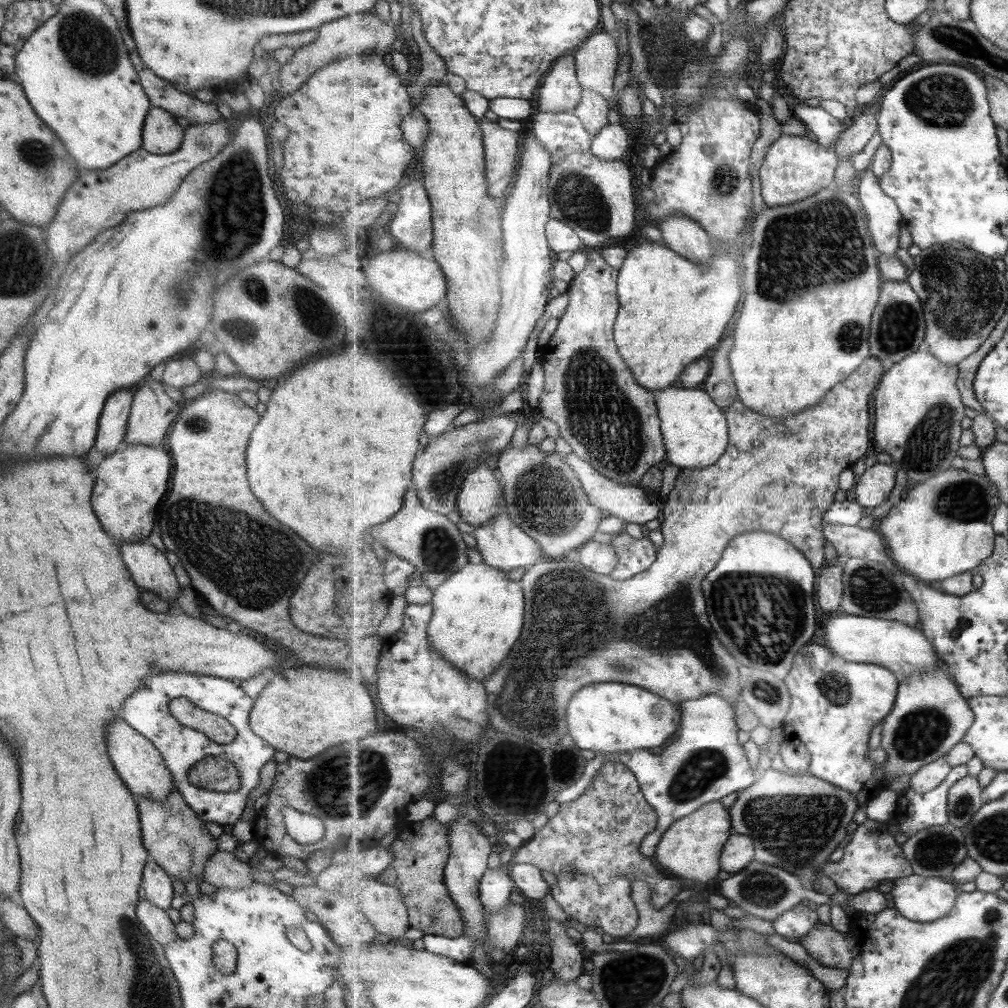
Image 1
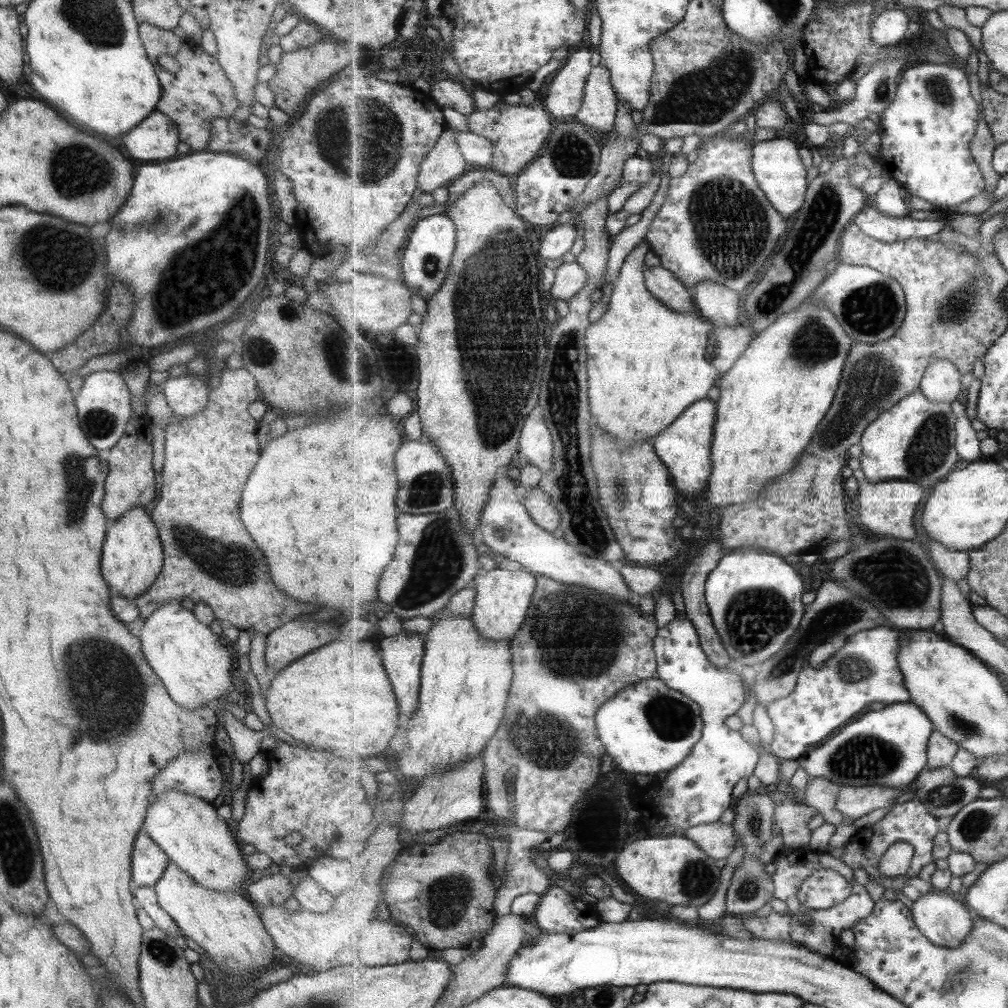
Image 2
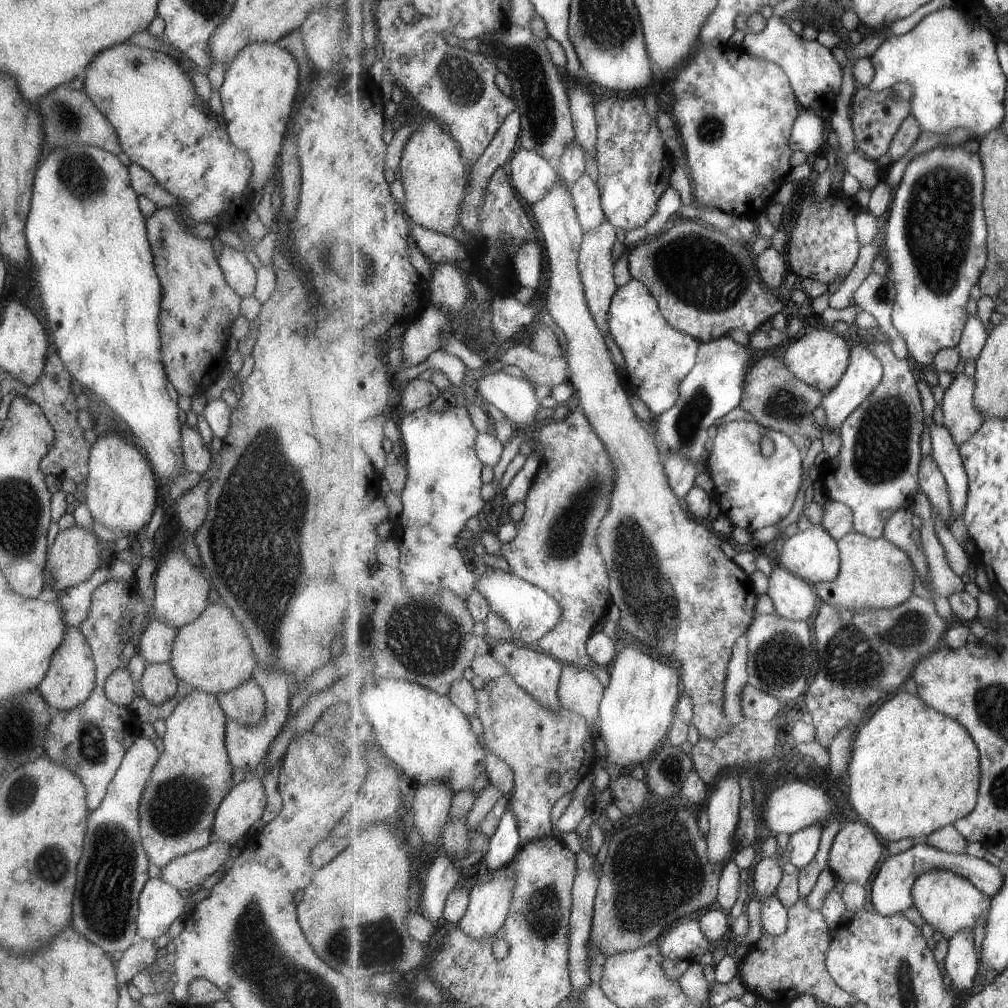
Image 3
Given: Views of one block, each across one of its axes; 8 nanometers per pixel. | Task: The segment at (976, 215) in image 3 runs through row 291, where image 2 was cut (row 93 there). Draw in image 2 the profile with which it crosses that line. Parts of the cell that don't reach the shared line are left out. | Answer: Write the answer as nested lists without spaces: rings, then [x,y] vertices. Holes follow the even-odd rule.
[[[931,62],[907,68],[902,74],[895,101],[881,114],[881,122],[877,125],[877,133],[881,139],[879,154],[883,171],[891,173],[893,179],[902,184],[902,188],[911,195],[926,200],[936,210],[949,211],[963,202],[969,202],[971,198],[985,191],[984,172],[981,172],[979,164],[973,158],[971,148],[976,137],[979,116],[981,106],[971,96],[971,84],[965,69]]]

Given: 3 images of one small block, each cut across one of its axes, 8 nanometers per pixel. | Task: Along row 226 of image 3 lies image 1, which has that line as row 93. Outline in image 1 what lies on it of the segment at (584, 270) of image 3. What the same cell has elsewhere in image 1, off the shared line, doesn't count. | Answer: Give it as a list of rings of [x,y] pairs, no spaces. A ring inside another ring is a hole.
[[[600,31],[577,47],[573,55],[584,90],[598,92],[614,105],[615,76],[619,66],[617,40],[606,31]]]

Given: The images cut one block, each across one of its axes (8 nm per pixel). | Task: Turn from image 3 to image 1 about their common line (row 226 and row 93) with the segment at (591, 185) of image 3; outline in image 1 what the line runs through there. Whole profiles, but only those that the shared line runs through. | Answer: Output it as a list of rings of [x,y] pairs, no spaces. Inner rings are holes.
[[[584,90],[581,102],[573,112],[580,117],[585,128],[595,139],[598,132],[601,132],[605,125],[609,124],[609,112],[613,107],[614,105],[598,92]]]

